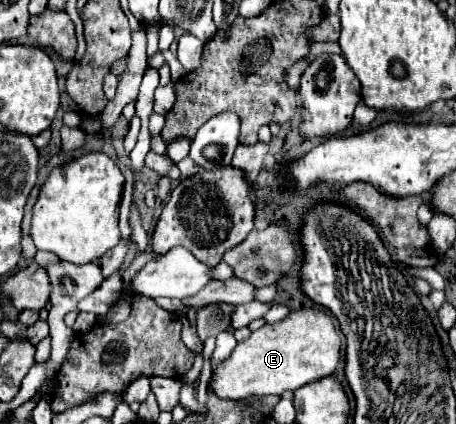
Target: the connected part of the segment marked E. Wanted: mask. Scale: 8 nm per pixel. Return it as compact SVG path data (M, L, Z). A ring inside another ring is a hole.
M316 307L298 309L278 323L260 327L246 341L238 343L232 355L212 371L212 389L218 397L234 401L296 391L306 383L330 377L342 361L342 347L342 331L334 327L330 313Z

